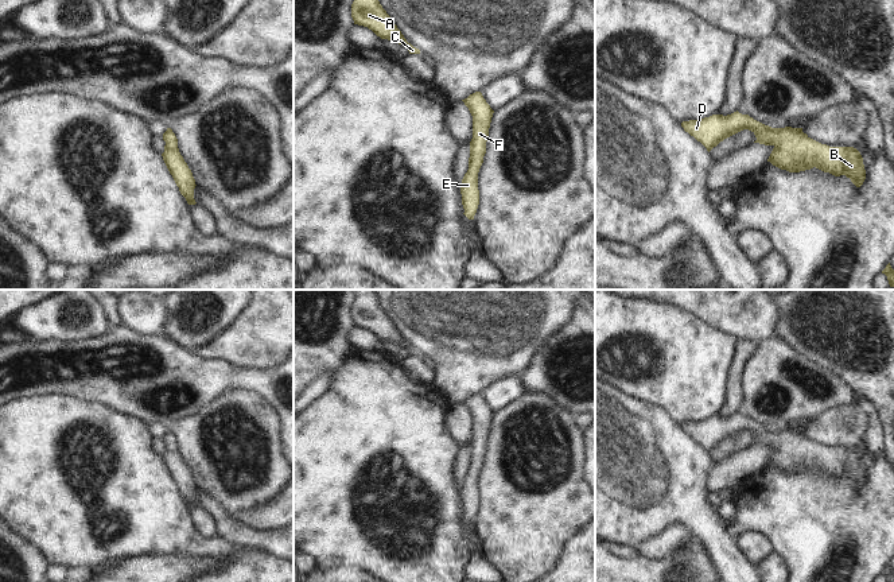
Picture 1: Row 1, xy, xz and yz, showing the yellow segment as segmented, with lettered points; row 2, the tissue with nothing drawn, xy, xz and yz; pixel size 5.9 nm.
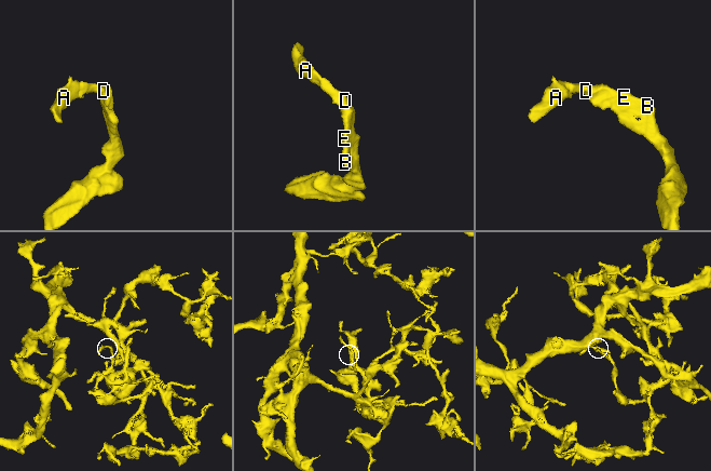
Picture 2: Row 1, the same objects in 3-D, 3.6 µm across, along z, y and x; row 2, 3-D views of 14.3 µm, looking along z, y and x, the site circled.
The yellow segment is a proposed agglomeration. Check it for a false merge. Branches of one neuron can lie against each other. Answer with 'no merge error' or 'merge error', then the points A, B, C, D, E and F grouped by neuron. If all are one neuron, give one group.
no merge error; groups A B C D E F

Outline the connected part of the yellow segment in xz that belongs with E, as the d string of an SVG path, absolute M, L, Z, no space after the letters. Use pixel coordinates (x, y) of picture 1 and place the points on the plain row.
M481 393L462 401L473 418L473 441L470 443L469 472L462 481L462 507L465 517L474 521L479 507L478 474L486 455L486 443L494 412L486 404Z

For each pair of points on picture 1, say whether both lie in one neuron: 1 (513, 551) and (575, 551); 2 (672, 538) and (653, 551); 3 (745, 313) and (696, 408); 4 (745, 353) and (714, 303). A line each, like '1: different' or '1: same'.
1: different
2: same
3: different
4: different

